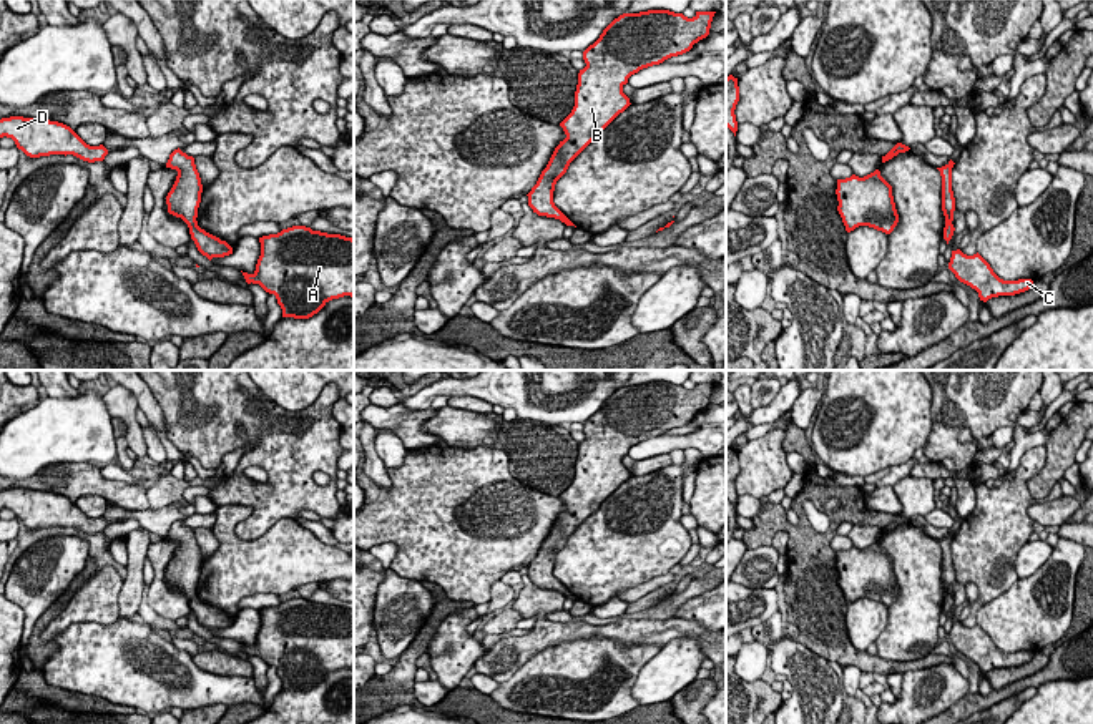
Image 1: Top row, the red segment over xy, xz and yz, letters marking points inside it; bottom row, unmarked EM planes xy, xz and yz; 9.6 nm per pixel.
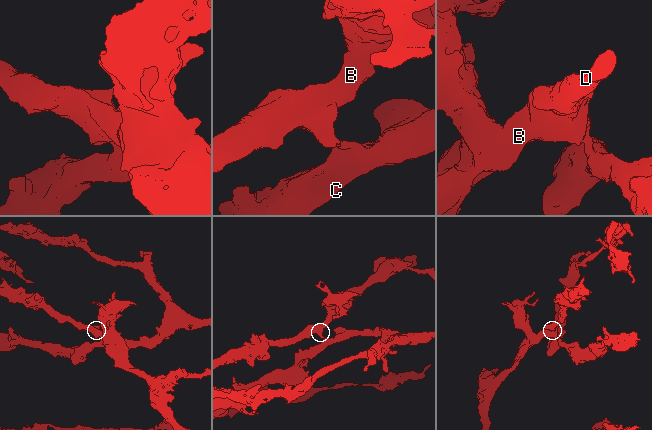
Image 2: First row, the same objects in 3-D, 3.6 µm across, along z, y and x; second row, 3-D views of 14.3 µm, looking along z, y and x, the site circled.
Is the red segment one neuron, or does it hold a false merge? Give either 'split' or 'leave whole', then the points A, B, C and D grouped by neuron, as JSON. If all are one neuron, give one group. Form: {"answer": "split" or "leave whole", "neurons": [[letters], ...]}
{"answer": "split", "neurons": [["A", "C"], ["B", "D"]]}

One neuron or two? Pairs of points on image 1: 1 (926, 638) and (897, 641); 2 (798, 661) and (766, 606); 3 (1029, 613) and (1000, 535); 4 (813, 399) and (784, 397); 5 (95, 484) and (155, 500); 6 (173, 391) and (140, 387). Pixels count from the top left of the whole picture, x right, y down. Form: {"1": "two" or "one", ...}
{"1": "one", "2": "two", "3": "two", "4": "two", "5": "two", "6": "two"}

